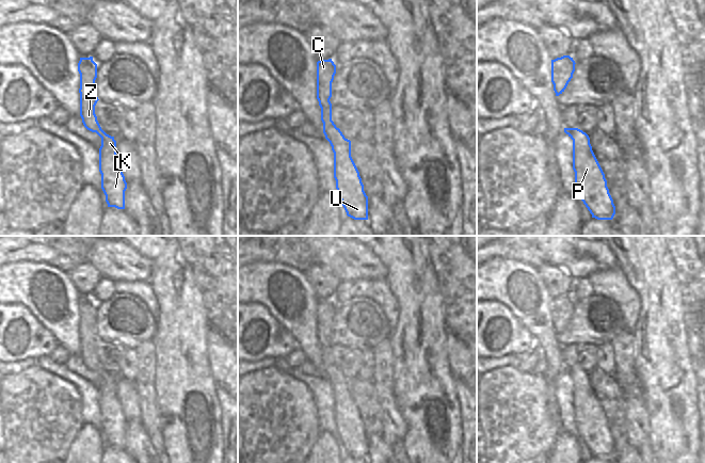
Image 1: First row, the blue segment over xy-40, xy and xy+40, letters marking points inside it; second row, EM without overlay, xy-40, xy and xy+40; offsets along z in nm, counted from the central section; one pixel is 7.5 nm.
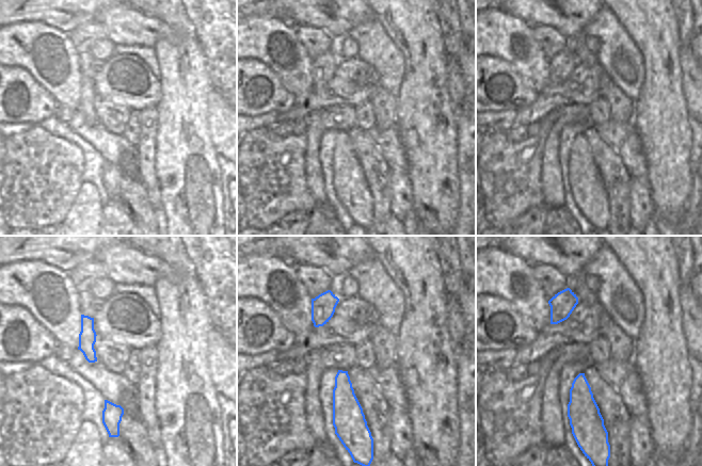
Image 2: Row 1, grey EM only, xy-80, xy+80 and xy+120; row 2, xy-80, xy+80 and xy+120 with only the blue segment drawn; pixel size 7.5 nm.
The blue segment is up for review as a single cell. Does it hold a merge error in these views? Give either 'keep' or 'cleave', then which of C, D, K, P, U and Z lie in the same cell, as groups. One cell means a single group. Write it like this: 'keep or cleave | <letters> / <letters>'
keep | C D K P U Z

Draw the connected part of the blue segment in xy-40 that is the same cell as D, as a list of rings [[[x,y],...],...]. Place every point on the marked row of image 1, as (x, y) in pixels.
[[[93,57],[80,58],[78,63],[80,74],[80,116],[84,127],[96,132],[101,138],[99,148],[99,172],[101,189],[106,195],[108,207],[125,209],[125,191],[127,182],[116,157],[116,141],[100,127],[95,114],[95,106],[99,100],[95,91],[97,64]]]

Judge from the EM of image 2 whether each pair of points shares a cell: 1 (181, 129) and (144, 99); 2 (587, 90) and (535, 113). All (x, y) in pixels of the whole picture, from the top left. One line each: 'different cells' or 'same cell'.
1: different cells
2: same cell

